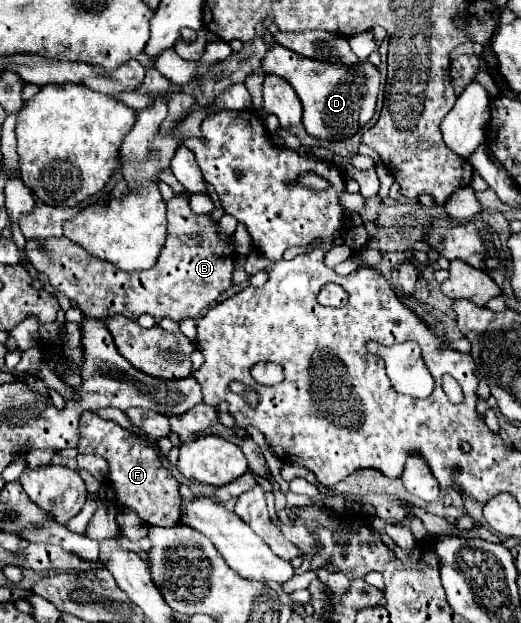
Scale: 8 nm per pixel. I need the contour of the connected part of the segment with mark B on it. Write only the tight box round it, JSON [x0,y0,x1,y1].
[26,191,234,325]

